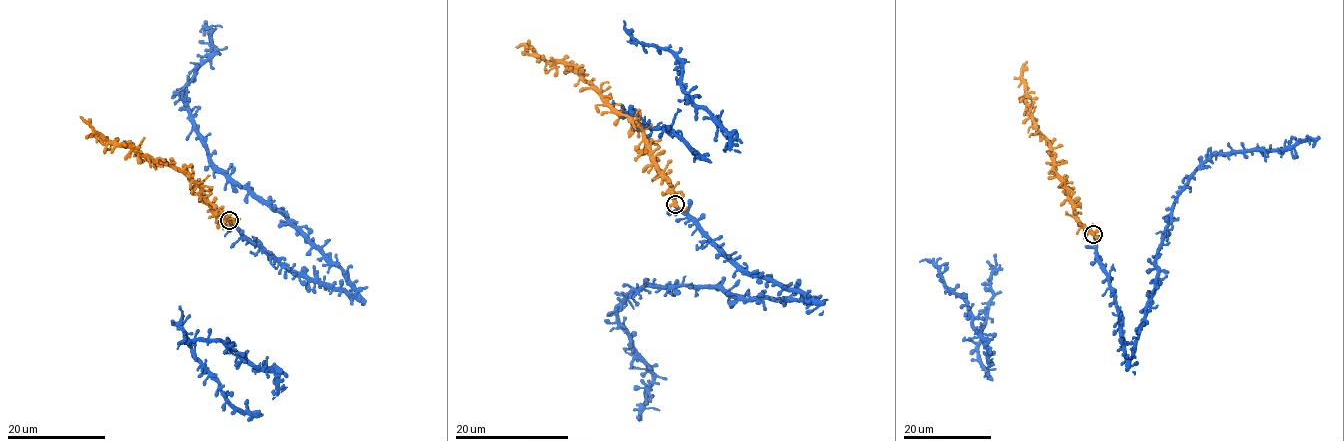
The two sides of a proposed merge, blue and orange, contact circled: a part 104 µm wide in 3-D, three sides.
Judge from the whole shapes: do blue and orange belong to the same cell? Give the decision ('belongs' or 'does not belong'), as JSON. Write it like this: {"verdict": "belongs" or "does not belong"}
{"verdict": "belongs"}

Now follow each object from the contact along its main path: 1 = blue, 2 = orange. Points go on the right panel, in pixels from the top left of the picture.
1: (1093, 234), (1129, 359), (1154, 290), (1165, 227), (1187, 181), (1212, 156), (1286, 149), (1301, 141), (1313, 146)
2: (1093, 234), (1076, 215), (1054, 171), (1051, 149), (1026, 105), (1026, 83), (1022, 77), (1027, 61)

